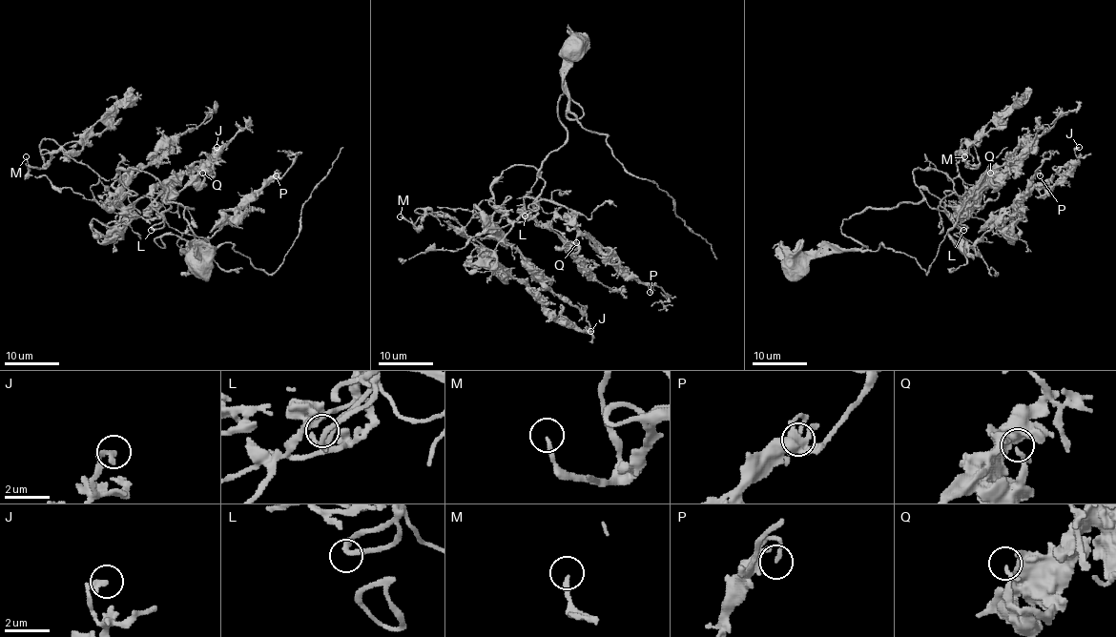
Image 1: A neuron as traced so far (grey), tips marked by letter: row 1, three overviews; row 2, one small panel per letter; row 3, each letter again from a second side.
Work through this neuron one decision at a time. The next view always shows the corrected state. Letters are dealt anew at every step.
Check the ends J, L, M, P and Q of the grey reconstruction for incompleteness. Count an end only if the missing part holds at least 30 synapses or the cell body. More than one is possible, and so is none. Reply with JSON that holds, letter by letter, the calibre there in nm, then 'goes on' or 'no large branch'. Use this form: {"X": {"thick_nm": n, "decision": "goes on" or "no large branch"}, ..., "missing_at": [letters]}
{"J": {"thick_nm": 240, "decision": "no large branch"}, "L": {"thick_nm": 200, "decision": "no large branch"}, "M": {"thick_nm": 180, "decision": "no large branch"}, "P": {"thick_nm": 140, "decision": "no large branch"}, "Q": {"thick_nm": 190, "decision": "no large branch"}, "missing_at": []}

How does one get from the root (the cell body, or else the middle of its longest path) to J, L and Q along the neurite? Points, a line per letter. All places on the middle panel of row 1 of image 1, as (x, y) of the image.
J: (574, 43), (562, 90), (584, 113), (560, 96), (567, 139), (494, 259), (550, 313), (590, 331)
L: (574, 43), (562, 90), (568, 108), (584, 113), (560, 96), (567, 139), (543, 162), (544, 187), (525, 215)
Q: (574, 43), (562, 90), (568, 108), (584, 113), (560, 96), (567, 139), (543, 162), (531, 216), (576, 242)

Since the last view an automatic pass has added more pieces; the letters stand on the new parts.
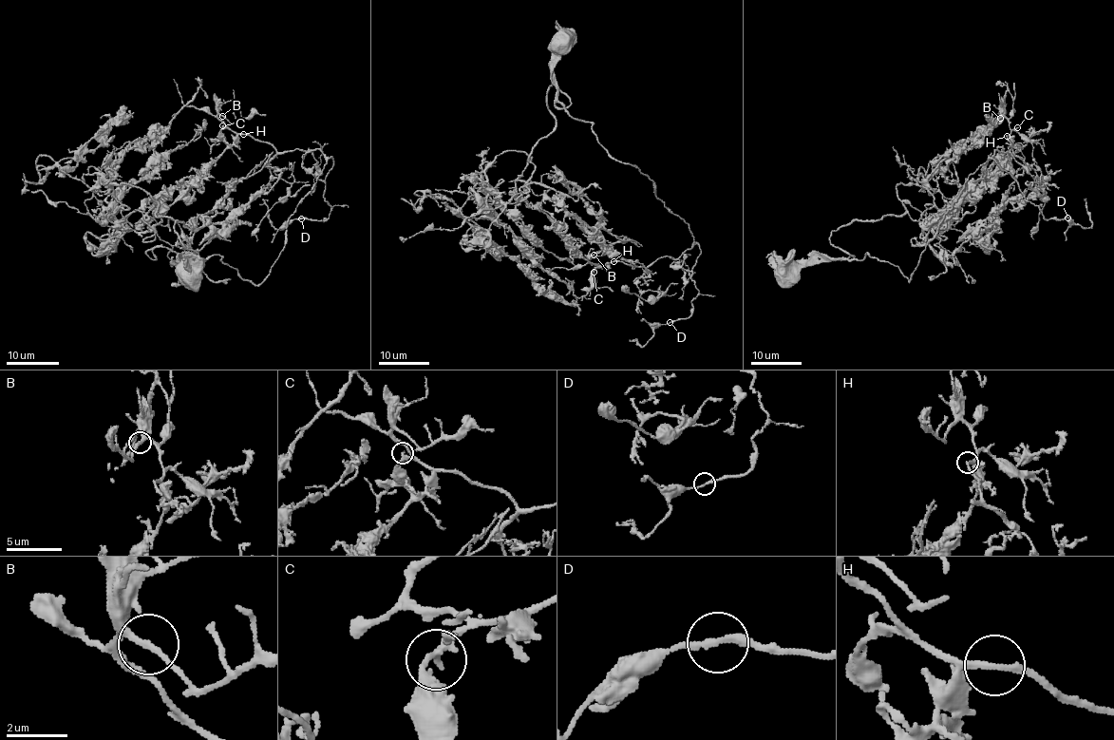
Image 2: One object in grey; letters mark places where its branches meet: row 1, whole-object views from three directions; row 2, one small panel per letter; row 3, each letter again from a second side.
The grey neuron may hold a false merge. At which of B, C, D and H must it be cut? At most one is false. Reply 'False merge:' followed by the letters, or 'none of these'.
False merge: none of these

